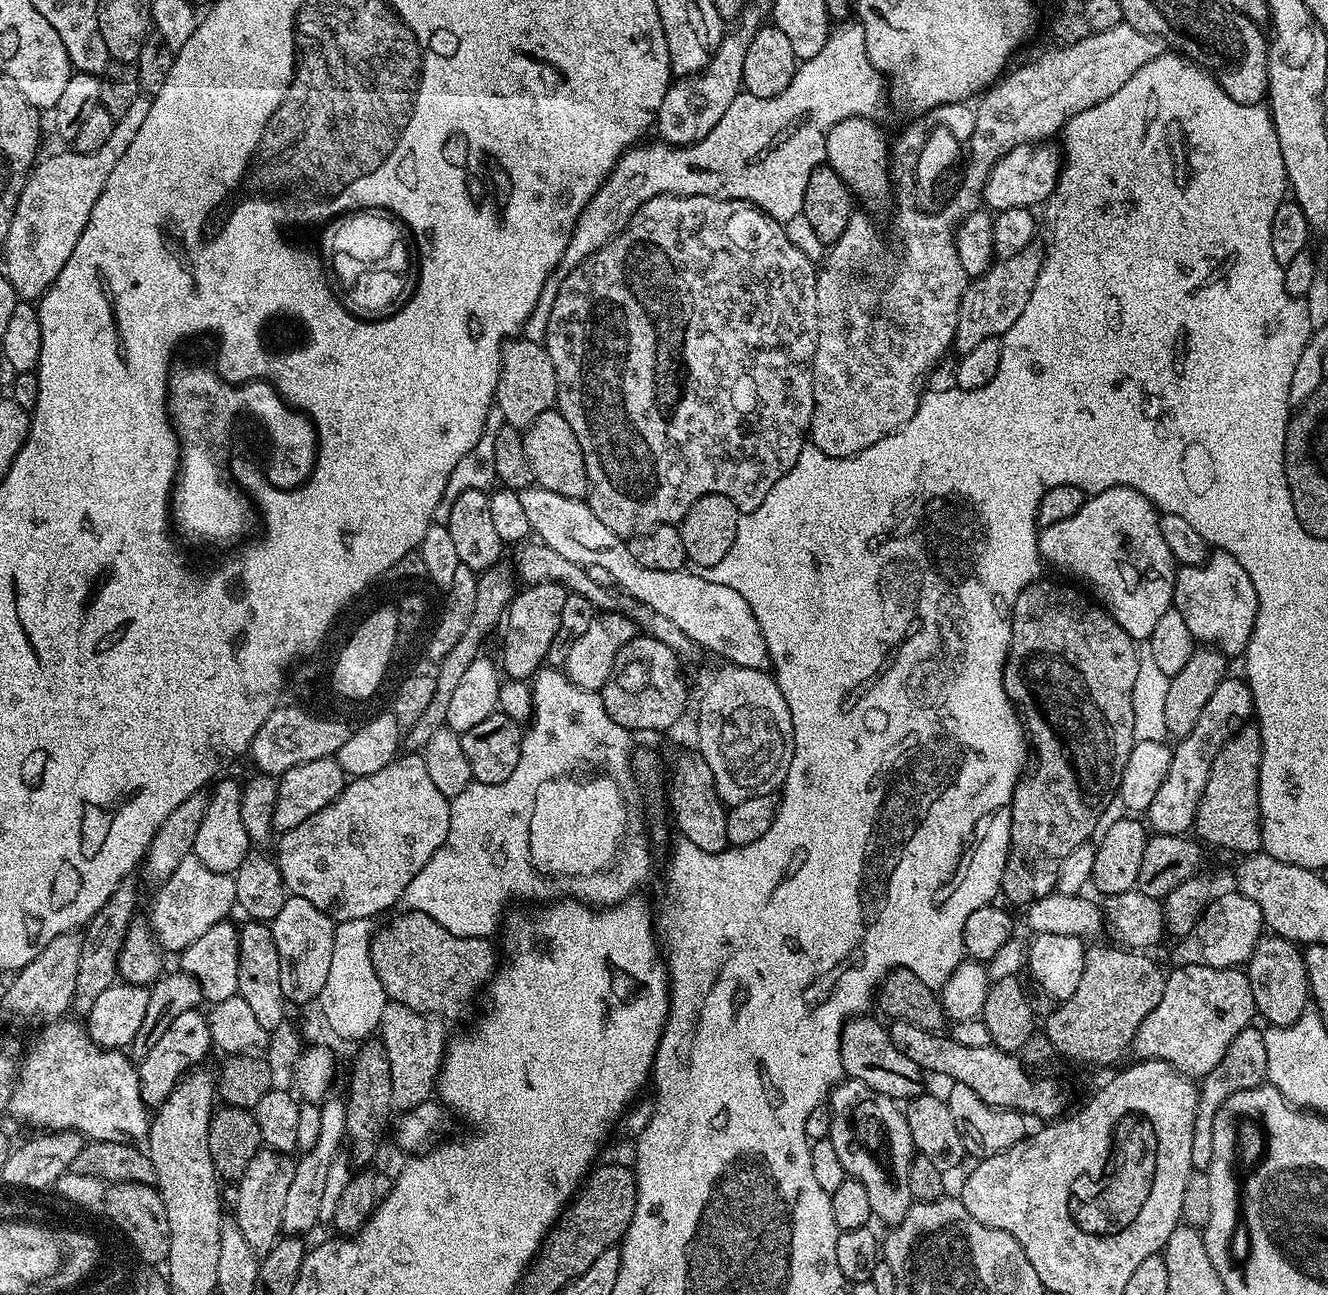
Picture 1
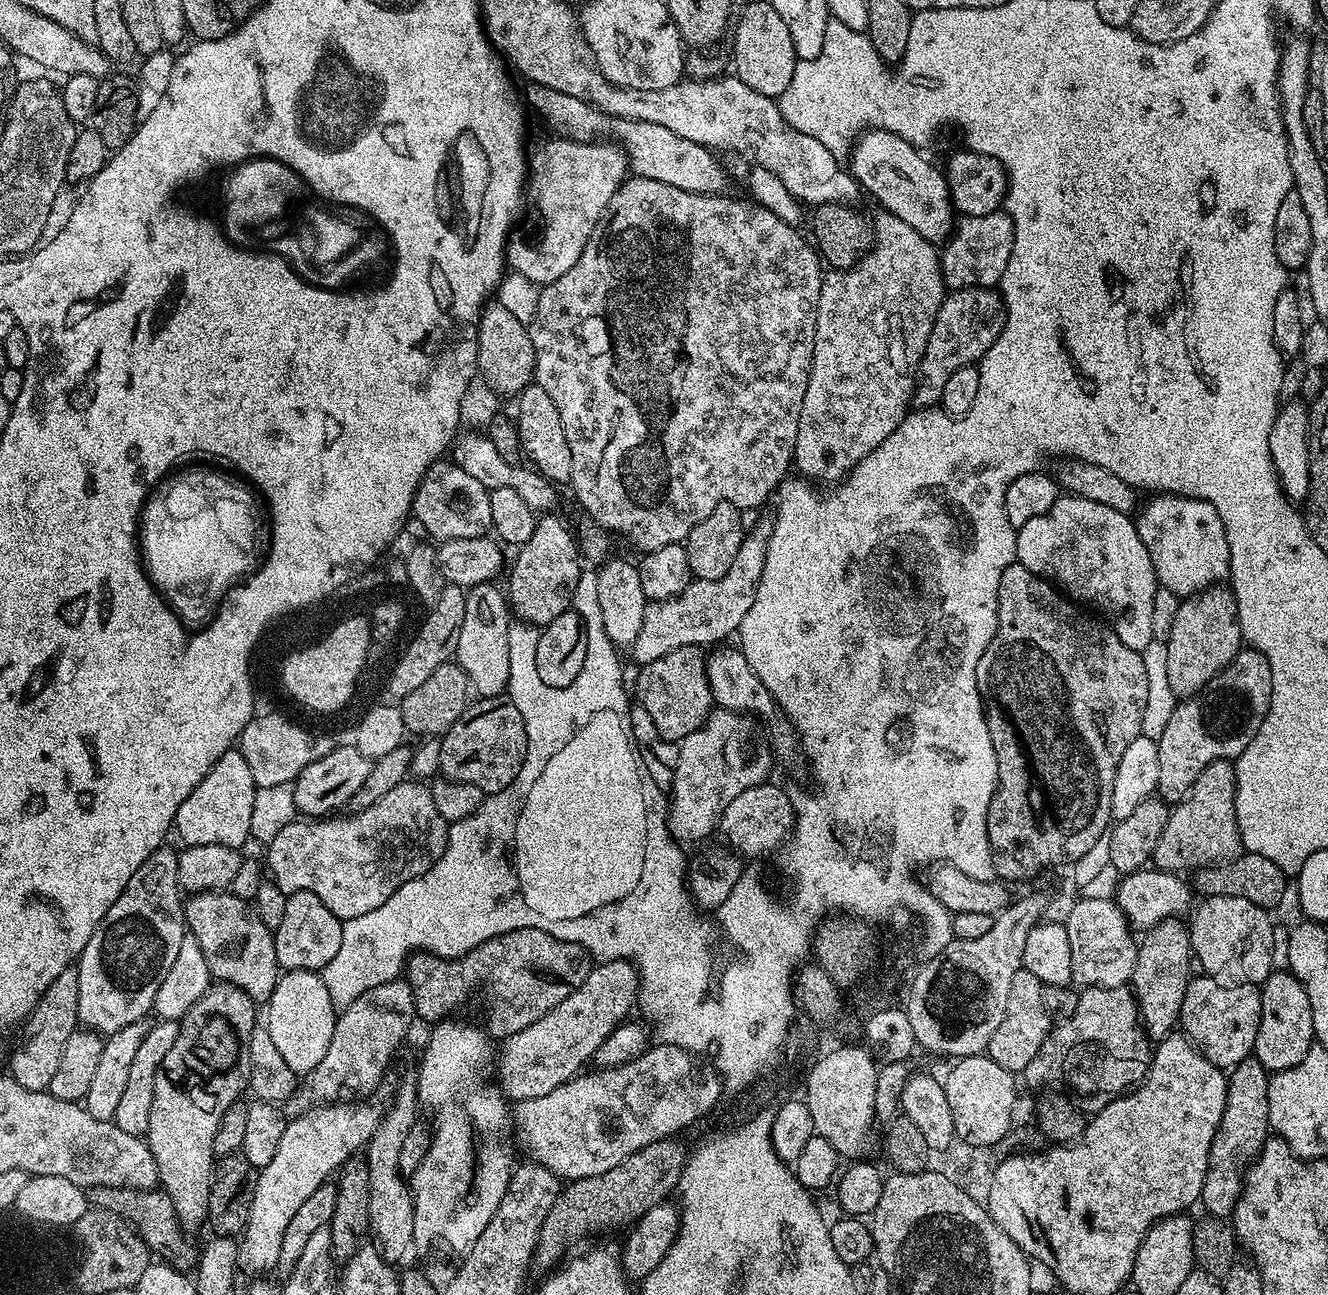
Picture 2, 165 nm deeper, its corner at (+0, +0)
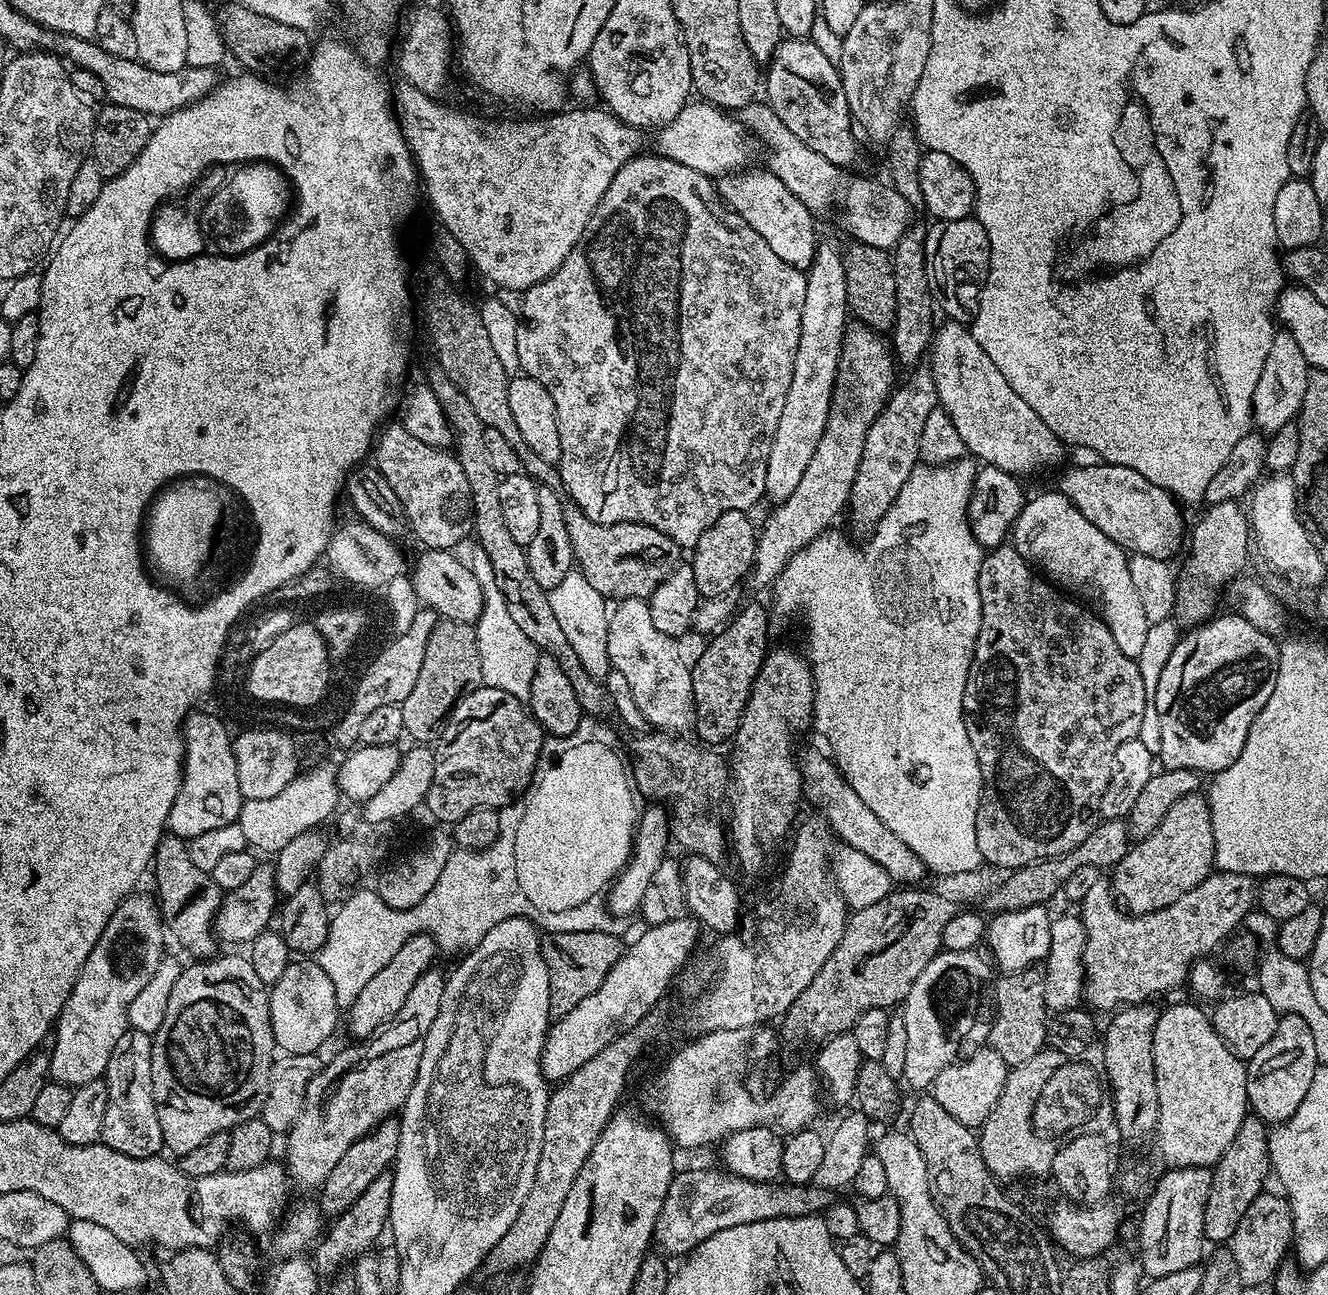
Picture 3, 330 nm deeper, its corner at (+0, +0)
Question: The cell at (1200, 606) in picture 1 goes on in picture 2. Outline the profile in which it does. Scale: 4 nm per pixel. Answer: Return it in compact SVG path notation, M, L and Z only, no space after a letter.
M1156 494L1151 499L1135 522L1156 571L1157 585L1181 598L1223 585L1234 561L1218 510L1210 502L1189 496Z

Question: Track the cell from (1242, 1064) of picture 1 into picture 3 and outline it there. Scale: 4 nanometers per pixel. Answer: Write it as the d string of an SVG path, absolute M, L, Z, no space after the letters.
M1245 1116L1242 1126L1238 1126L1238 1134L1234 1134L1234 1142L1222 1154L1222 1158L1214 1165L1210 1198L1206 1198L1206 1214L1204 1215L1205 1241L1231 1241L1238 1222L1242 1222L1242 1214L1250 1210L1250 1202L1265 1191L1264 1179L1270 1176L1268 1163L1268 1134L1270 1128L1259 1116Z

